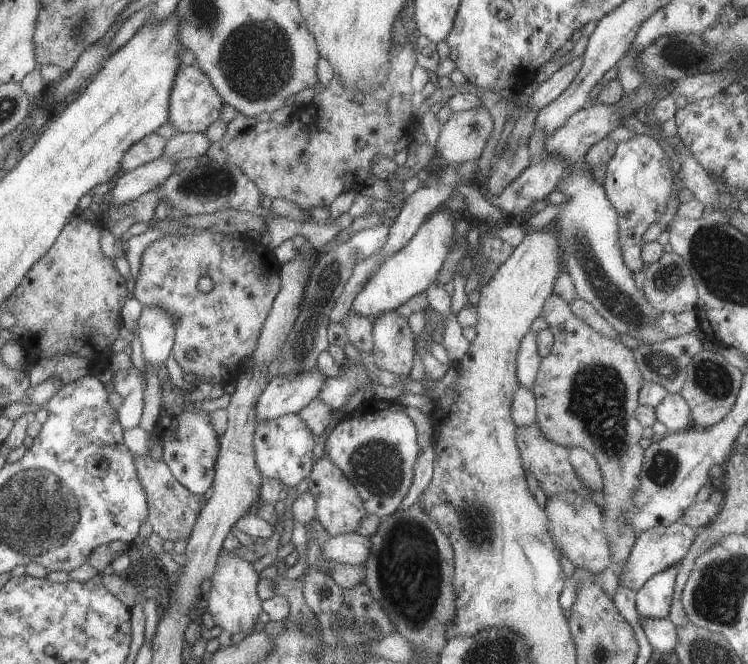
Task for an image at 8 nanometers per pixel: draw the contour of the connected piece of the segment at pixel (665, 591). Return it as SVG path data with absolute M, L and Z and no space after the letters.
M679 564L651 576L637 591L635 609L641 619L665 619L670 610L672 589Z

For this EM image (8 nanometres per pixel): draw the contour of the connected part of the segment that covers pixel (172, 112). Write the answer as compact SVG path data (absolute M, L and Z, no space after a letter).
M180 64L169 94L168 122L177 133L205 133L209 125L220 118L221 98L211 87L205 74L196 65Z

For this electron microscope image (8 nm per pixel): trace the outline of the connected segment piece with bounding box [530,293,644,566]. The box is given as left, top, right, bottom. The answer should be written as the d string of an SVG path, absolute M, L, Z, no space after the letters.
M551 294L543 304L541 318L554 338L549 354L540 358L540 364L530 392L536 403L536 424L549 441L571 449L579 446L587 450L597 462L602 477L604 504L601 506L603 531L608 539L609 553L613 566L625 561L634 546L637 534L624 524L622 514L632 506L633 490L636 489L637 474L640 472L643 450L638 445L643 428L633 417L637 409L638 393L643 380L637 369L631 350L619 341L603 337L593 328L576 318L559 296Z

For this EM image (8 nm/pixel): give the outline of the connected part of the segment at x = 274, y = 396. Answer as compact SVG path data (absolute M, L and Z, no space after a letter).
M315 366L310 372L291 379L278 374L265 384L263 393L254 404L256 422L272 420L297 413L312 402L324 384L325 376Z

